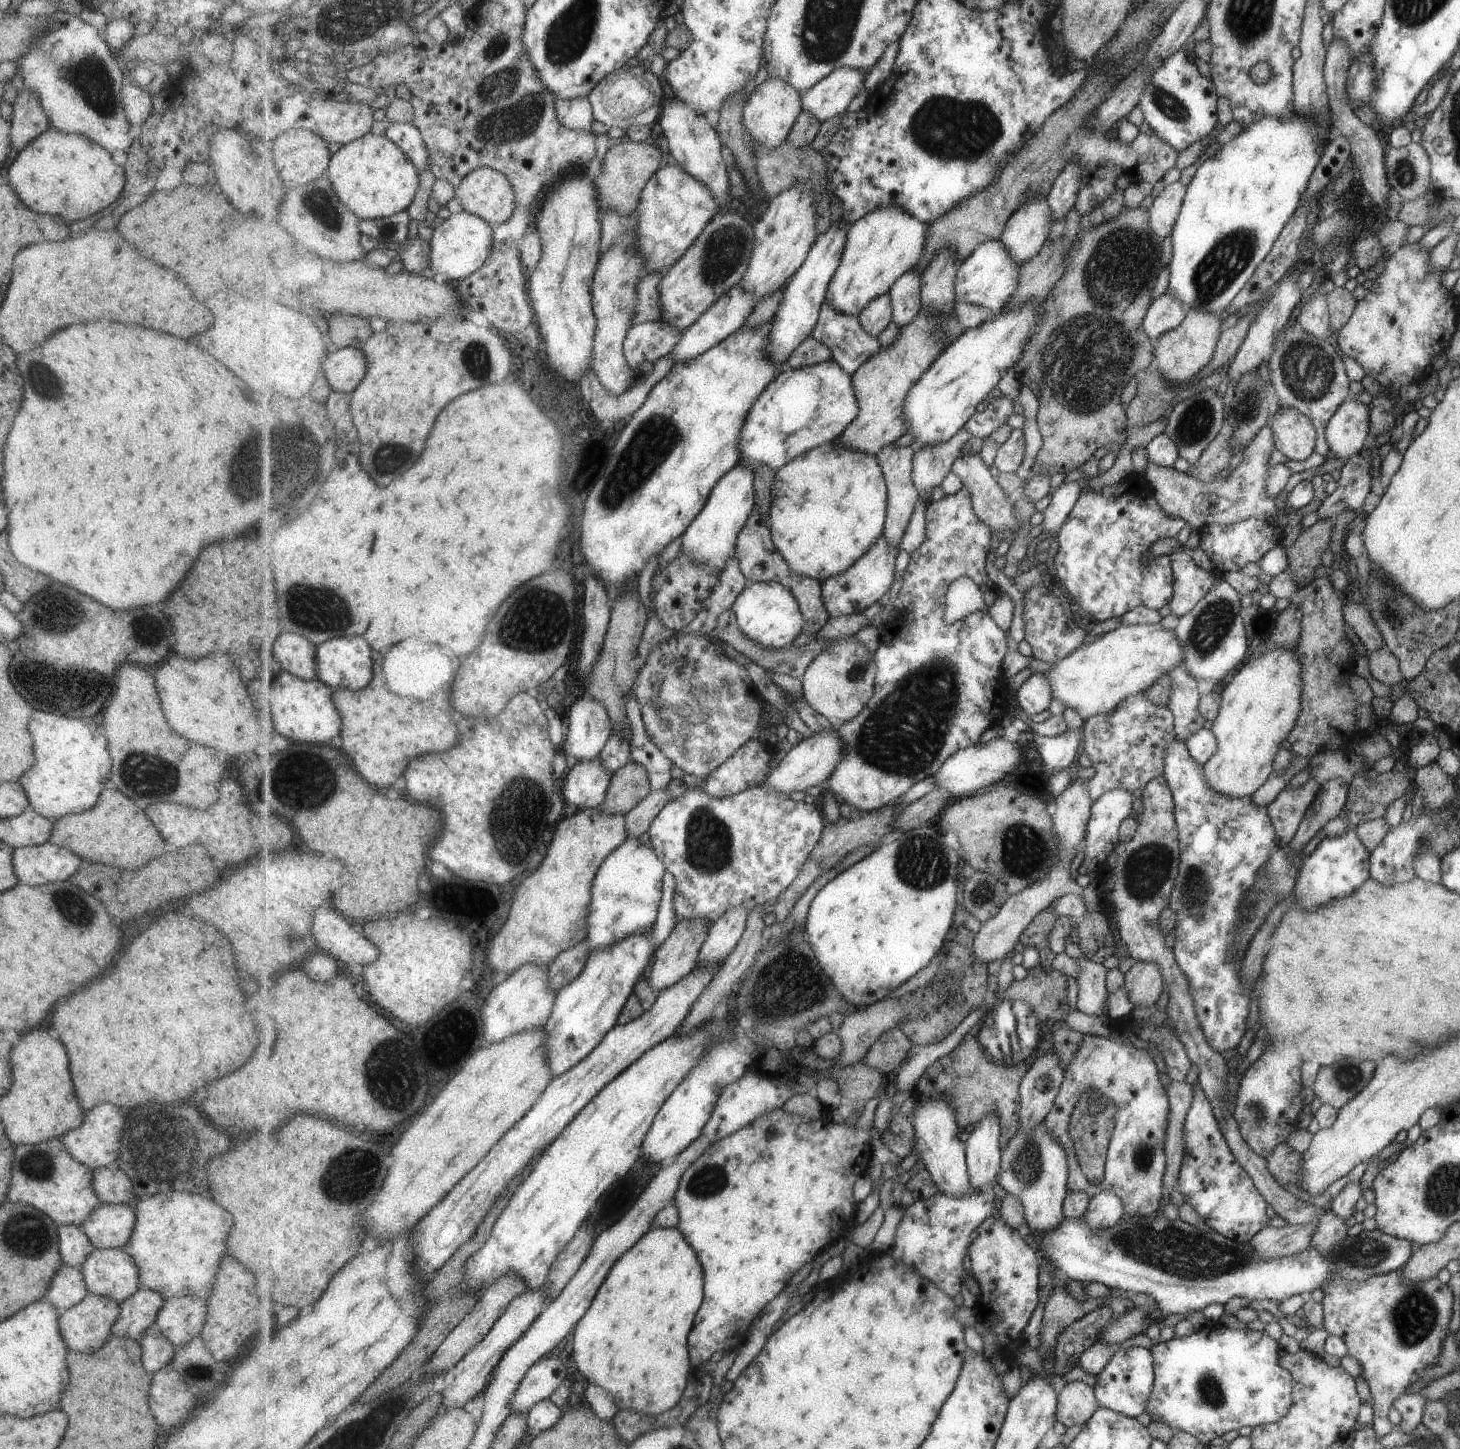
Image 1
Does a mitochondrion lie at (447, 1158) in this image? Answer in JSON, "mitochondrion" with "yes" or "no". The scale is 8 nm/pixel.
{"mitochondrion":"no"}

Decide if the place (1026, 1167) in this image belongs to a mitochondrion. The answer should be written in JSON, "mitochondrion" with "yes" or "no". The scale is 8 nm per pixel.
{"mitochondrion":"yes"}

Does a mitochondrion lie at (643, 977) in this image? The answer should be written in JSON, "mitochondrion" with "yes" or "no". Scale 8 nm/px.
{"mitochondrion":"no"}

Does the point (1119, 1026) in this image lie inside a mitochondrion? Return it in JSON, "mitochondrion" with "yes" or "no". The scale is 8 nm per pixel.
{"mitochondrion":"no"}

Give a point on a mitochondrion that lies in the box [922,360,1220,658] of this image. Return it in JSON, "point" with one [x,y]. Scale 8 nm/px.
{"point":[1198,418]}

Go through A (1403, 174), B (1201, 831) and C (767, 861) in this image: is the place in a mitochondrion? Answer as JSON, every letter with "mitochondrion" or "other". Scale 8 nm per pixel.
{"A":"mitochondrion","B":"other","C":"other"}

